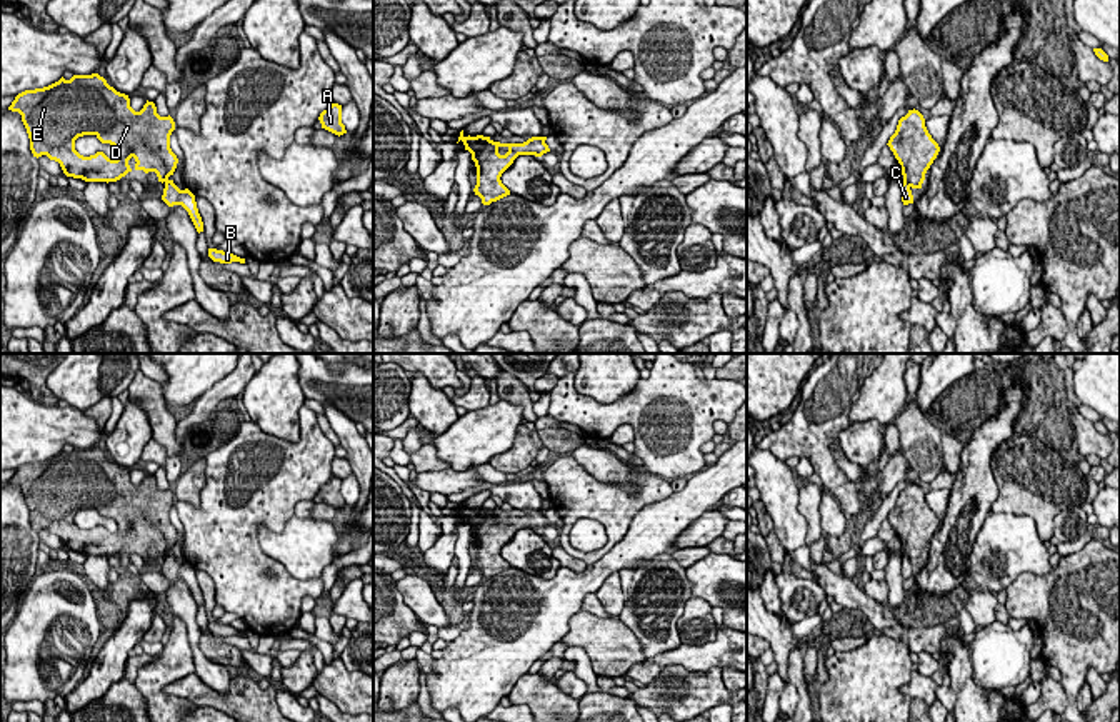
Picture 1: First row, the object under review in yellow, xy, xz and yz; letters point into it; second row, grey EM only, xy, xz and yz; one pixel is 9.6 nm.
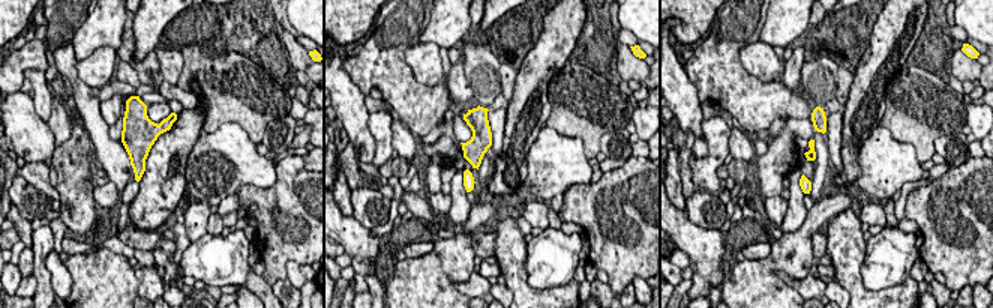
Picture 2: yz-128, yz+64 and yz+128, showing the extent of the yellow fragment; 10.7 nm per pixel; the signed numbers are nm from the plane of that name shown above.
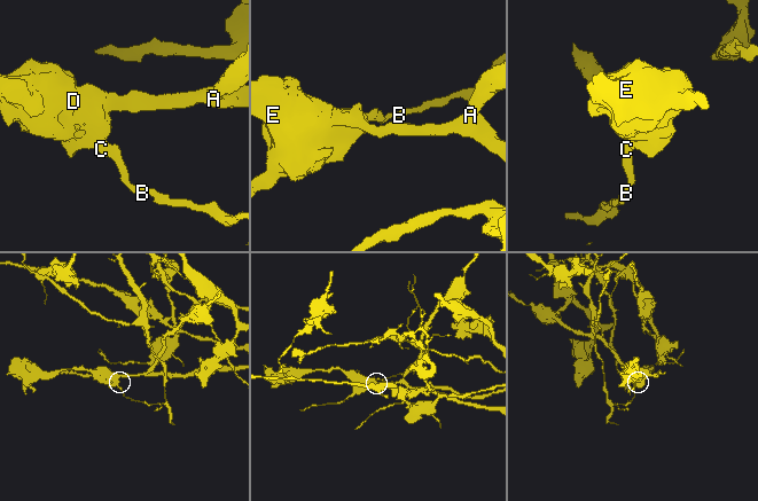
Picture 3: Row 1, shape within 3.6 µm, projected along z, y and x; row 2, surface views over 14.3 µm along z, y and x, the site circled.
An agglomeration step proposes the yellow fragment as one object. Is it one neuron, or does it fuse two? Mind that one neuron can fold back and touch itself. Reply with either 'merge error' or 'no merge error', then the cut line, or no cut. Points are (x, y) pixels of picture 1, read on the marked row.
merge error | yz (904, 179), (910, 185)

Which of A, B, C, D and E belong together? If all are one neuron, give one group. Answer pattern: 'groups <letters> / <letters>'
groups A D E / B C

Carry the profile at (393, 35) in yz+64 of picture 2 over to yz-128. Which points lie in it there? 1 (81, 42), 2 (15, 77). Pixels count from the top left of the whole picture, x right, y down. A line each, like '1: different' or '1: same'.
1: different
2: same

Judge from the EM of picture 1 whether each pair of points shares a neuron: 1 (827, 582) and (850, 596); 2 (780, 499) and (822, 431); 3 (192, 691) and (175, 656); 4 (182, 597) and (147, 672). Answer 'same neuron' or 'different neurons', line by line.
1: same neuron
2: different neurons
3: different neurons
4: different neurons

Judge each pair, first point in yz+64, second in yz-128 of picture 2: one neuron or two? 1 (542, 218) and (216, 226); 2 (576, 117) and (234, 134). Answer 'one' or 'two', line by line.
1: two
2: two

